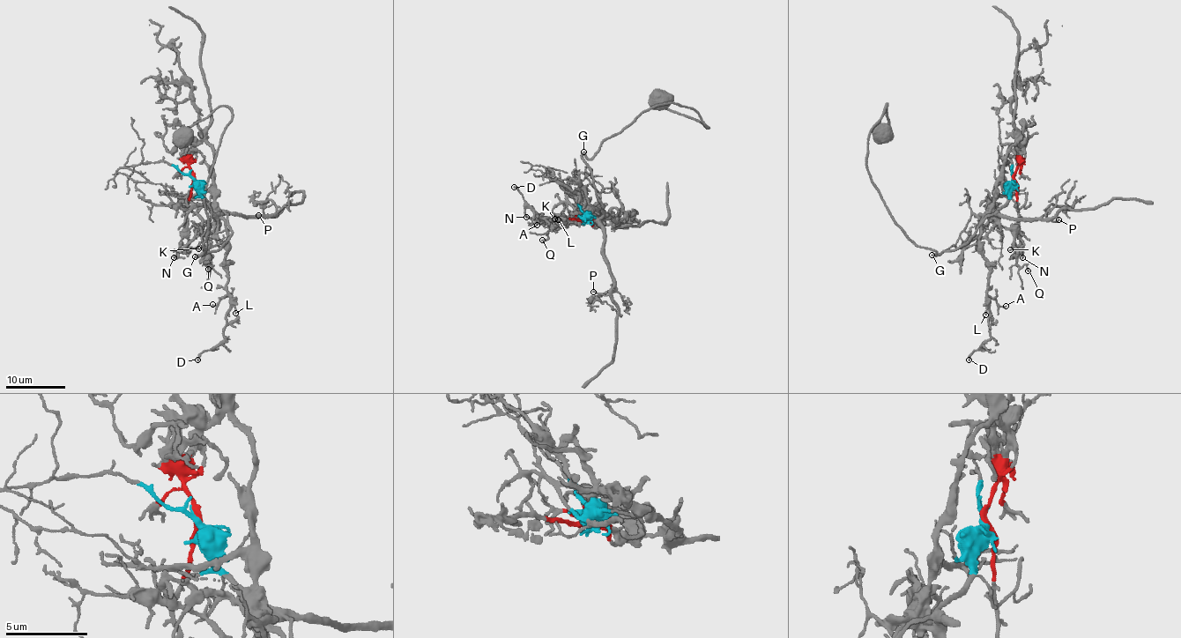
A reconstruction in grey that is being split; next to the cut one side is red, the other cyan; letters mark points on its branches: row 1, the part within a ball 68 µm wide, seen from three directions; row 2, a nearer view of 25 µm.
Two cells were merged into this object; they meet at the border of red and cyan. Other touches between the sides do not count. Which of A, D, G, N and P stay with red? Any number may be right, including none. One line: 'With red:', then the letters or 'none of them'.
With red: A, D, N

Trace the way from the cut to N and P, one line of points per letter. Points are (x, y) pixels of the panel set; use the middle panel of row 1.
N: (585, 218), (525, 217)
P: (585, 217), (596, 219), (603, 230), (603, 257), (613, 281), (613, 288), (606, 296), (593, 291)

